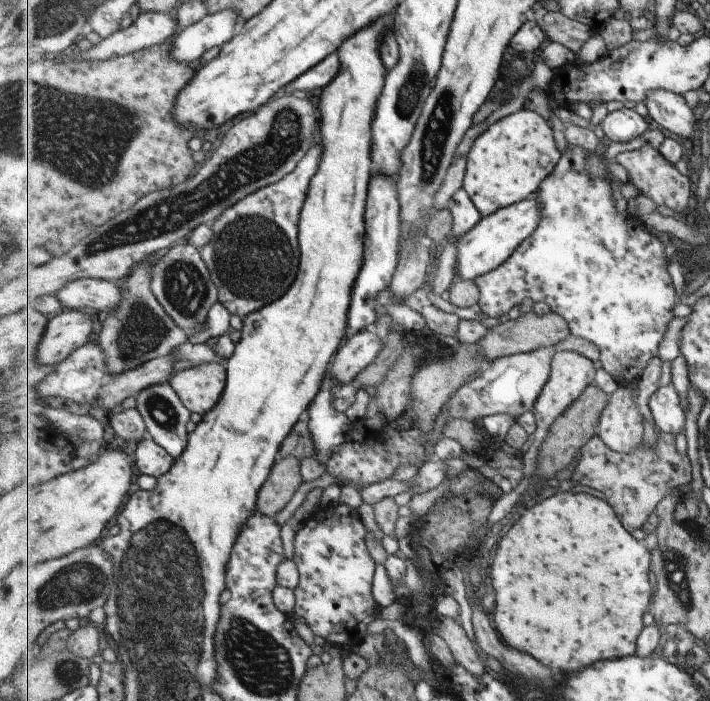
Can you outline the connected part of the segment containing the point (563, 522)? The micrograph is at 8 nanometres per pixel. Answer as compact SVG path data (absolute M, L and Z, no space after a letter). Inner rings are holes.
M556 492L533 506L528 506L513 526L506 532L506 535L499 541L498 550L494 556L488 582L495 592L494 622L496 629L502 639L510 647L518 651L529 653L546 667L561 671L562 673L577 673L581 669L595 665L597 661L613 660L635 655L638 647L640 634L643 632L643 616L647 615L652 604L653 586L649 582L649 574L652 571L652 551L643 548L631 536L624 527L619 515L614 508L603 499L593 494L568 492Z

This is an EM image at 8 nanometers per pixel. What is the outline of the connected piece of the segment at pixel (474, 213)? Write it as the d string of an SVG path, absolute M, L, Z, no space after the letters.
M463 187L451 197L447 208L450 209L454 218L454 229L452 232L455 239L466 235L484 217Z

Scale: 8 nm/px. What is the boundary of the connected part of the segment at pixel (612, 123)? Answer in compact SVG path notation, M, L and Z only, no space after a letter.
M631 105L618 106L604 118L603 132L611 141L629 142L643 136L654 124L643 118Z

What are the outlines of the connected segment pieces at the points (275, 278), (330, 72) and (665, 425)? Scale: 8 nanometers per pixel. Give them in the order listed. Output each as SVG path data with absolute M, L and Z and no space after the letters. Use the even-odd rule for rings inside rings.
M321 146L311 148L309 154L303 158L301 166L293 170L293 174L242 198L231 208L224 210L211 225L214 237L200 251L209 265L209 270L212 271L212 279L218 288L220 304L231 316L237 315L244 320L248 314L262 309L265 304L279 300L293 286L299 272L299 262L301 262L299 240L297 240L299 216L307 198L311 178L315 176L319 168L319 158L321 158Z
M331 54L329 58L325 58L325 62L321 62L321 66L315 66L313 70L305 72L301 78L297 78L297 82L291 82L283 90L287 94L293 94L297 90L307 90L307 92L315 92L325 88L339 72L341 60L337 54Z
M672 382L658 388L649 398L648 406L654 424L662 431L675 435L685 428L685 409Z

